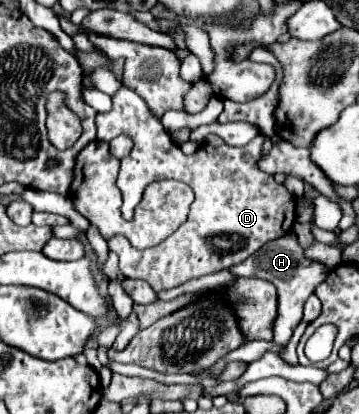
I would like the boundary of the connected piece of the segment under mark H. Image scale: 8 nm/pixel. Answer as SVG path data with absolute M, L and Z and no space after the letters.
M286 233L284 237L266 243L262 249L258 249L258 253L254 253L254 257L248 257L246 261L230 267L230 273L234 273L234 277L266 279L276 285L276 289L278 289L278 317L274 321L274 343L280 345L280 353L282 353L286 349L296 325L302 321L304 301L326 279L328 269L318 261L306 259L302 255L302 249L296 243L296 235Z

